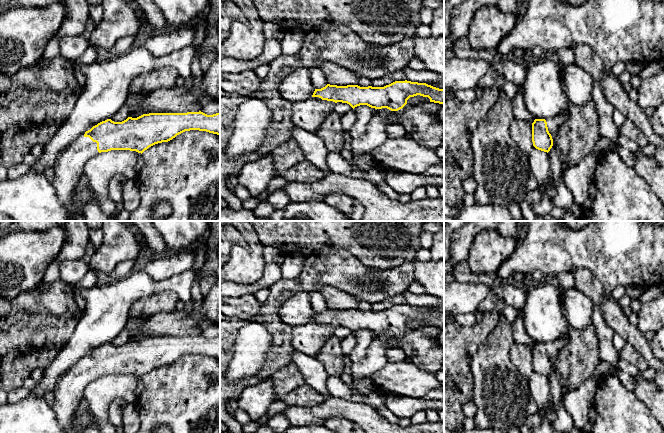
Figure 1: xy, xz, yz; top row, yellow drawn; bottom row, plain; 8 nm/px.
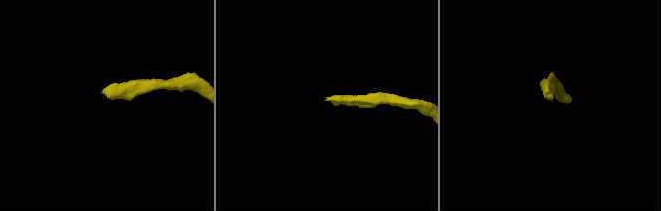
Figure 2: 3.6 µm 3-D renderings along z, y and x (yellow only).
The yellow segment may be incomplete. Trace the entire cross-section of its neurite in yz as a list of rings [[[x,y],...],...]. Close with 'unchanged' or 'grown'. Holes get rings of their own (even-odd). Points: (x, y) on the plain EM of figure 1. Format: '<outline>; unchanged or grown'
[[[567,334],[549,343],[535,343],[532,347],[533,370],[541,375],[549,376],[553,370],[552,360],[557,358],[566,345]]]; grown

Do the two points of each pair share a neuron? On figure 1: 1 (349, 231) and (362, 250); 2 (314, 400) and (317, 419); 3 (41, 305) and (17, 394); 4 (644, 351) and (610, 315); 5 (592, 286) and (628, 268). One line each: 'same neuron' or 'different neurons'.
1: same neuron
2: different neurons
3: different neurons
4: same neuron
5: different neurons

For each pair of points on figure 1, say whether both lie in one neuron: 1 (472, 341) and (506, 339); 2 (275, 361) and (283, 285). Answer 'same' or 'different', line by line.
1: different
2: same

